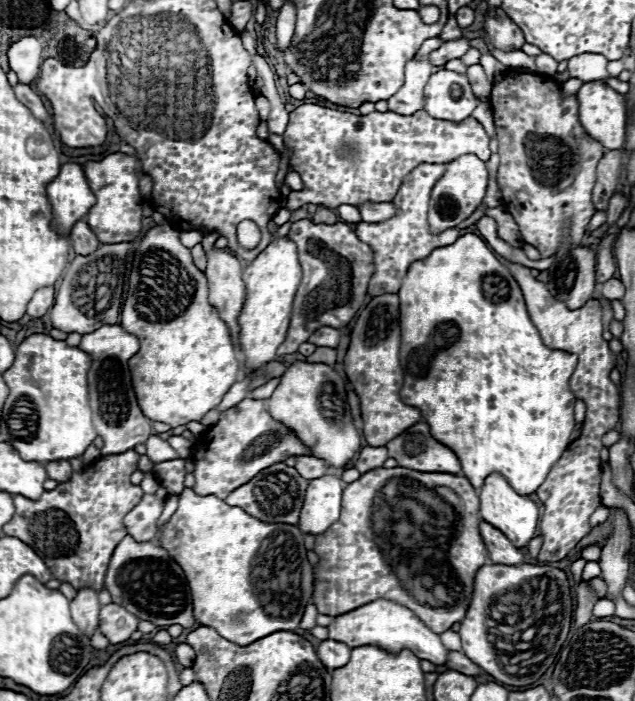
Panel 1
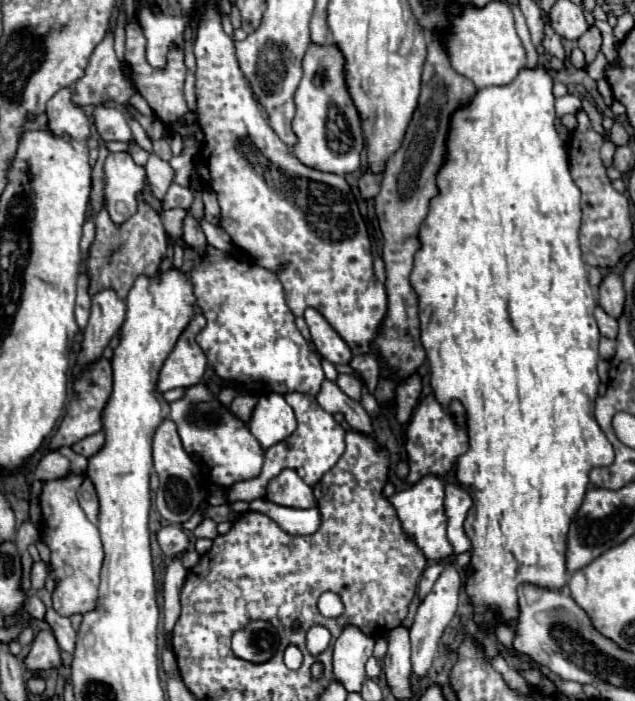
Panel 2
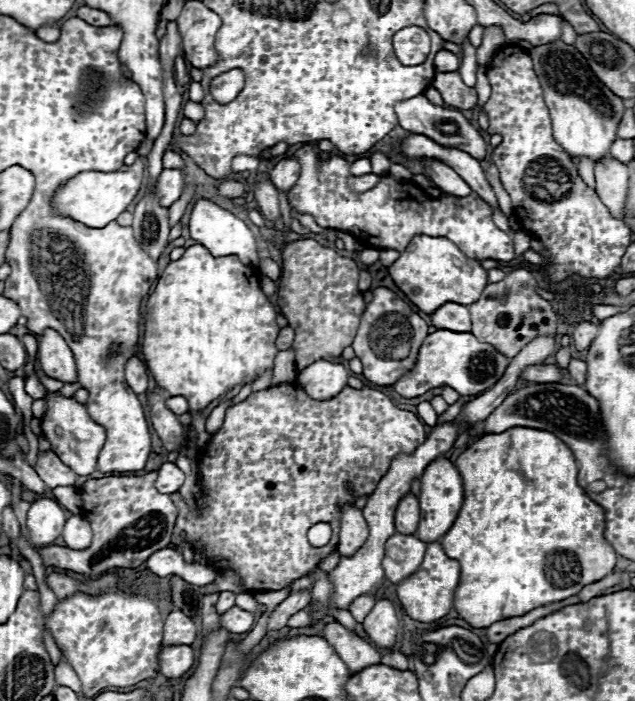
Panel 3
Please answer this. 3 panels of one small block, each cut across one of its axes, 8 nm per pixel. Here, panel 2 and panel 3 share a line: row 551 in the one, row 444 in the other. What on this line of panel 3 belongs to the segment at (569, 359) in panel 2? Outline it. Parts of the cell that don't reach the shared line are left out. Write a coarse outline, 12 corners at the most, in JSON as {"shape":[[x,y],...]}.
{"shape":[[536,428],[458,456],[442,536],[474,628],[616,566],[572,450]]}

